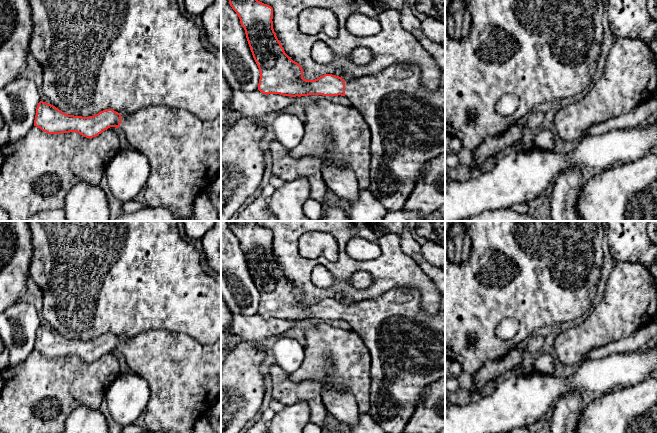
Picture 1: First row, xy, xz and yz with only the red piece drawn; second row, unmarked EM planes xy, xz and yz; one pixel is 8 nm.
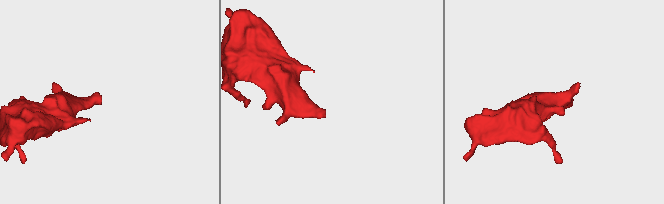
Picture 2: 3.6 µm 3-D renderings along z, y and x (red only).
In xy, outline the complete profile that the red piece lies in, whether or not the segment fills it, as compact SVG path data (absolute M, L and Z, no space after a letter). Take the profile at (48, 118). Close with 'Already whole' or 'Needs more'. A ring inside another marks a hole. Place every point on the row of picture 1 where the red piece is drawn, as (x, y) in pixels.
M40 101L36 108L34 126L48 134L77 132L86 138L93 138L110 127L120 128L130 146L144 154L150 164L150 174L144 186L148 206L169 210L176 219L189 221L194 198L207 192L221 171L221 115L212 121L203 121L189 111L167 106L151 106L132 114L120 114L113 109L105 109L89 117L68 115L55 106Z. Needs more

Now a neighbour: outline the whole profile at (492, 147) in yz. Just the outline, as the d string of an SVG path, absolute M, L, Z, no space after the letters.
M521 120L512 124L504 133L495 137L487 137L473 150L473 159L470 170L481 166L489 159L496 160L505 152L512 150L516 143L522 138L525 123Z

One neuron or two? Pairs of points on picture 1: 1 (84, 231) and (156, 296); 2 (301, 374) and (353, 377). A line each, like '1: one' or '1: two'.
1: one
2: one

